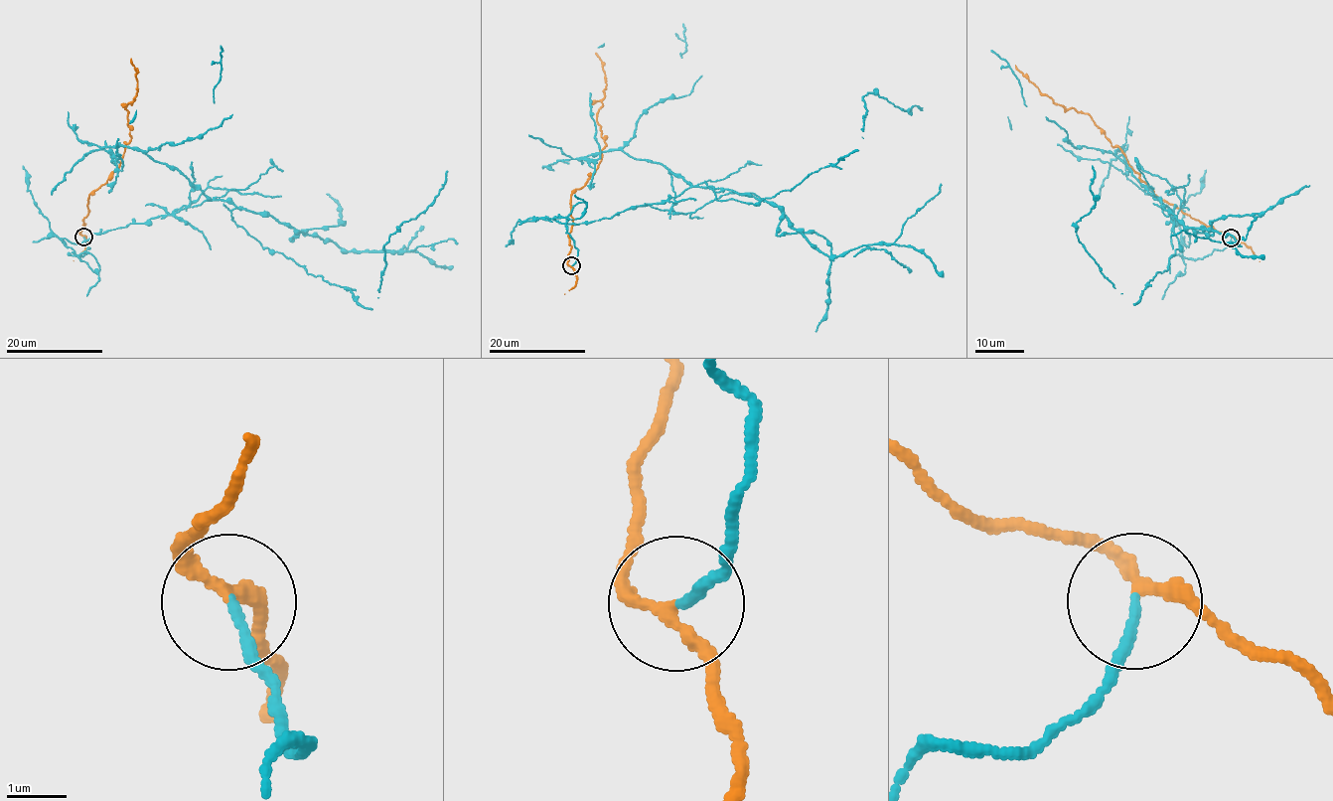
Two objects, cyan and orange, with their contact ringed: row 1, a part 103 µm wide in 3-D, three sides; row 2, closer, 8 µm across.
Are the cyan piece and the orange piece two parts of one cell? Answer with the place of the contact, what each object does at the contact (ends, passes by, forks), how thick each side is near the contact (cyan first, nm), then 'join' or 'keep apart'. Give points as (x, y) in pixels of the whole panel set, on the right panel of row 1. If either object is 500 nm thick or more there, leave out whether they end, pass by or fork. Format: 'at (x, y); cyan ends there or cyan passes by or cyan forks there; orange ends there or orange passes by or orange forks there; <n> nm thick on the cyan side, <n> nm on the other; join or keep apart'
at (1231, 238); cyan ends there; orange passes by; 150 nm thick on the cyan side, 190 nm on the other; keep apart

